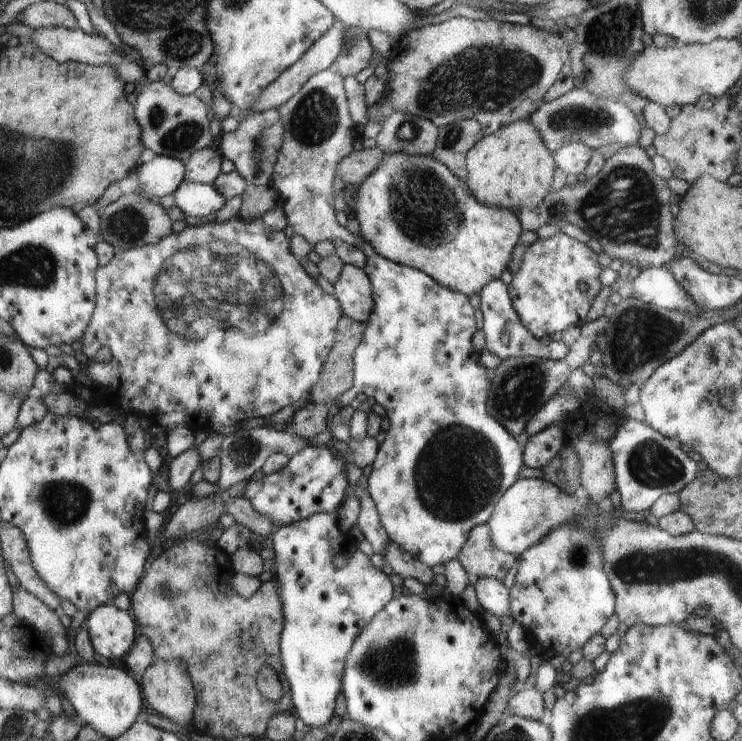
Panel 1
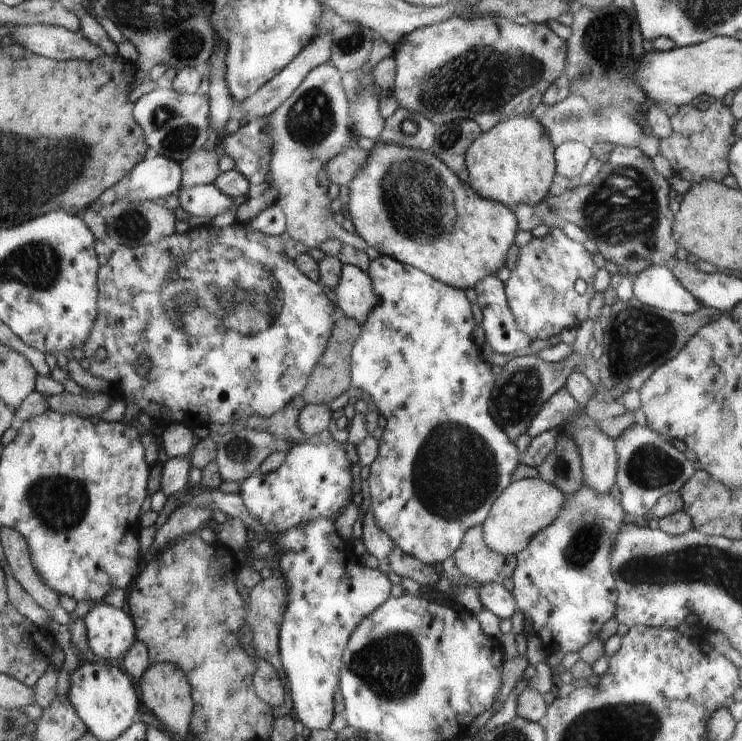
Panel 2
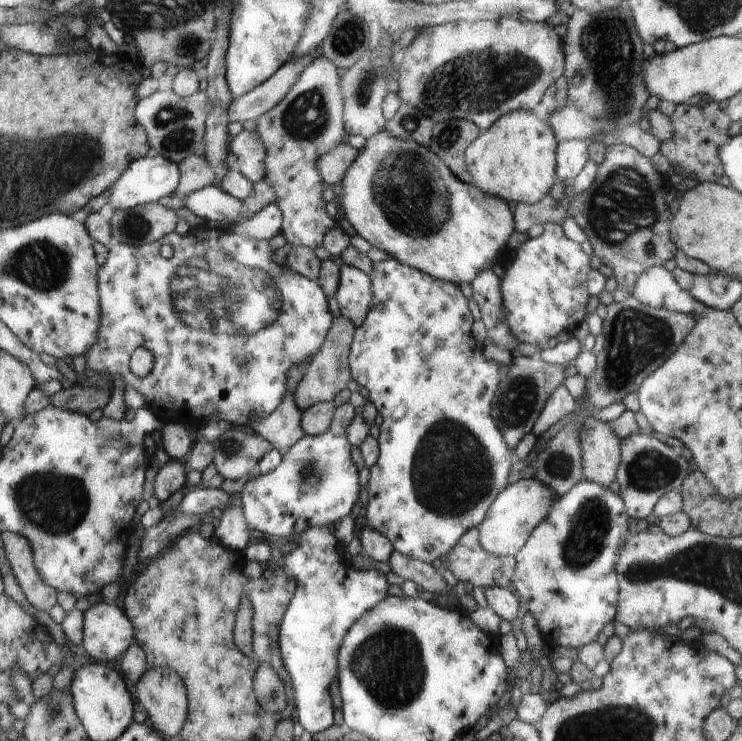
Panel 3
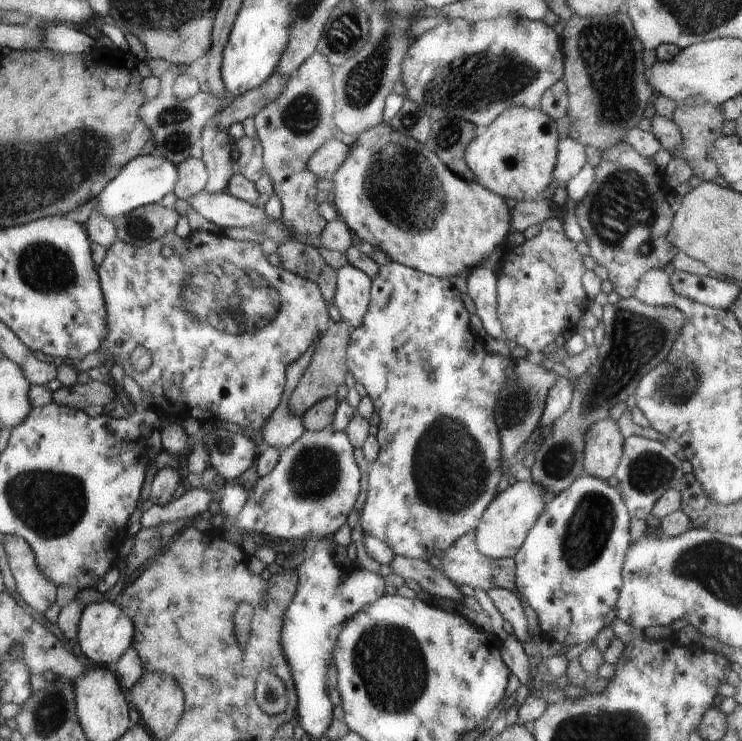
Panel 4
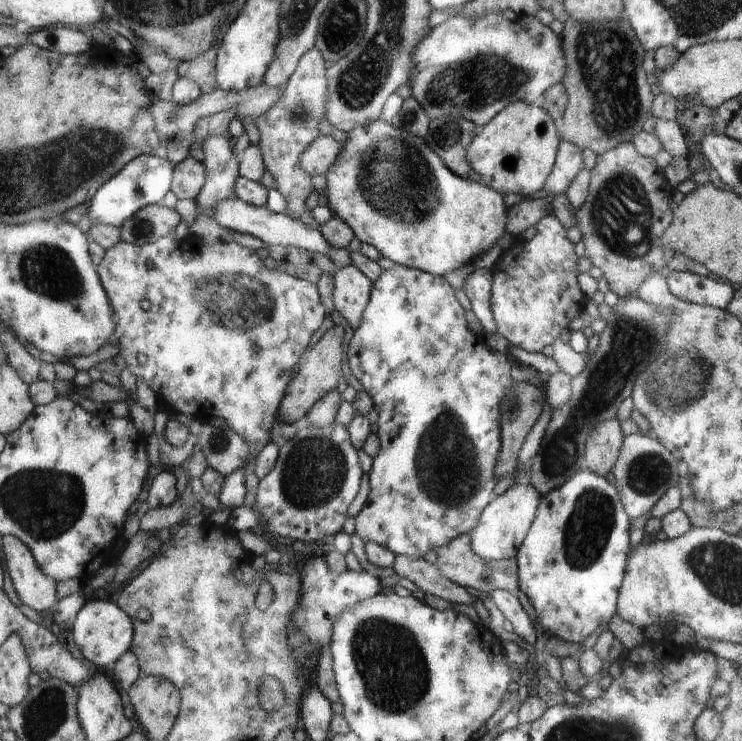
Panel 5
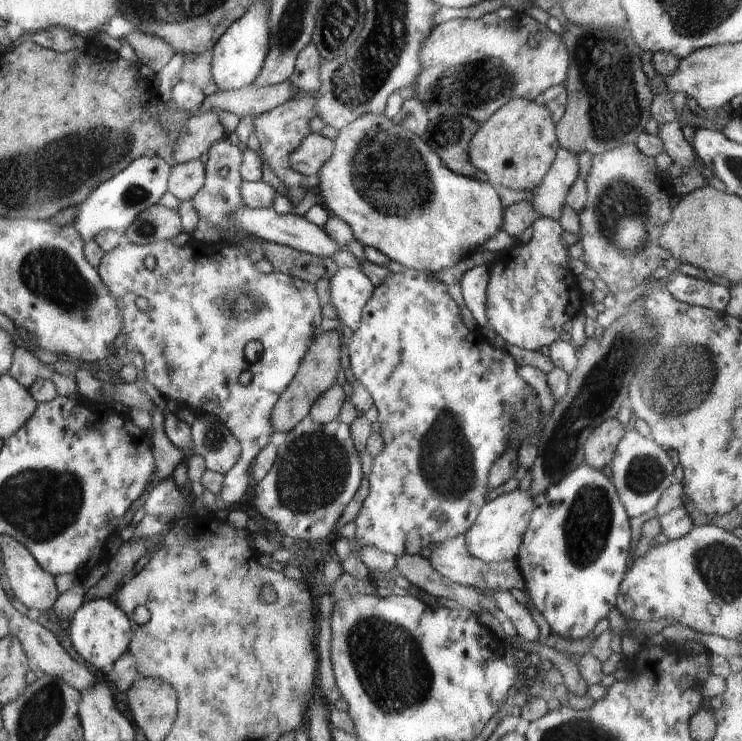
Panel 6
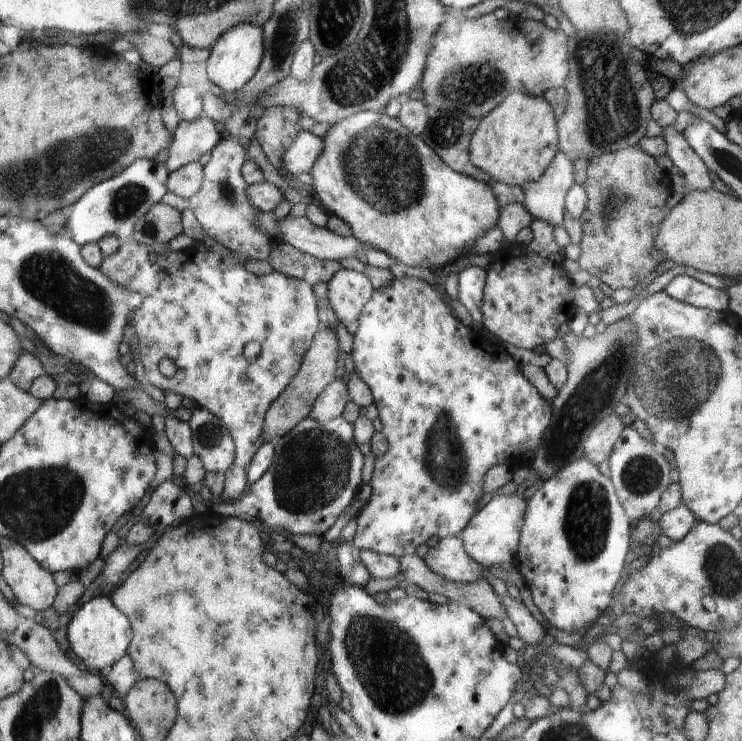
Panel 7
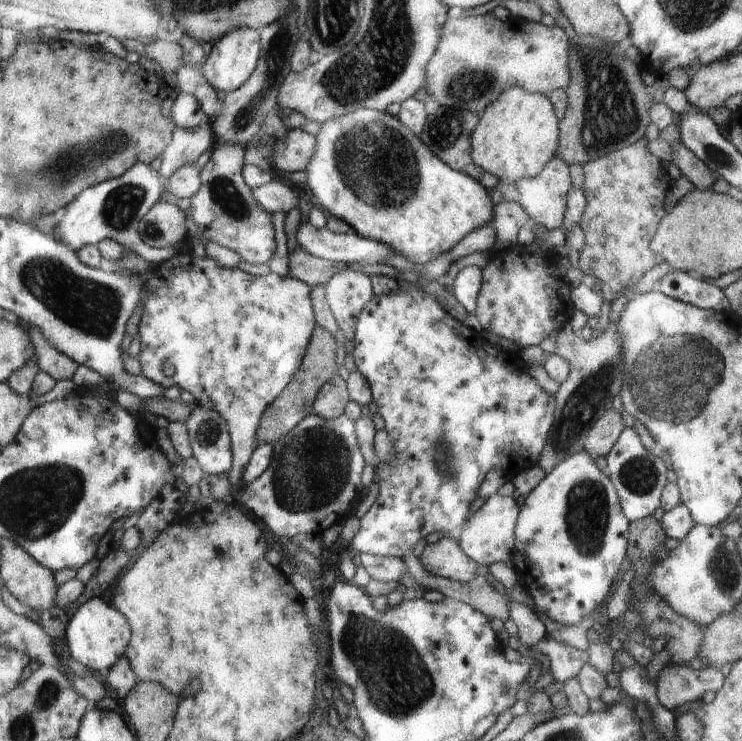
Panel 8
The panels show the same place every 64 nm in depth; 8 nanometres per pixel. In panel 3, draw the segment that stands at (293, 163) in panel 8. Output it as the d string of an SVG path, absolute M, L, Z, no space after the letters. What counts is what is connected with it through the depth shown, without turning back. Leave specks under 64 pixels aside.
M349 143L338 144L328 154L324 154L316 162L316 166L319 167L319 172L326 184L330 187L333 187L334 184L342 184L344 174L348 172L348 168L352 166L358 154L360 154L359 150Z

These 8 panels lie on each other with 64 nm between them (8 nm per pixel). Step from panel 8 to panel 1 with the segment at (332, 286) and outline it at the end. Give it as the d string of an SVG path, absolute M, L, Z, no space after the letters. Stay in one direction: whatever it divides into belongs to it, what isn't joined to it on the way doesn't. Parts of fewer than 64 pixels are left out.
M353 265L344 266L334 284L335 298L344 316L366 323L375 309L374 290L369 276Z

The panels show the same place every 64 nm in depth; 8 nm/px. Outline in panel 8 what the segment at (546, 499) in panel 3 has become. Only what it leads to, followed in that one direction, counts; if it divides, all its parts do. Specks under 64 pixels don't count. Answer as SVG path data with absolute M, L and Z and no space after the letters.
M497 493L492 494L487 499L479 502L479 507L475 514L468 518L468 522L457 532L457 540L468 558L480 565L490 566L497 562L508 562L511 560L512 548L516 542L516 516L518 516L518 506L512 500L513 496L502 496Z

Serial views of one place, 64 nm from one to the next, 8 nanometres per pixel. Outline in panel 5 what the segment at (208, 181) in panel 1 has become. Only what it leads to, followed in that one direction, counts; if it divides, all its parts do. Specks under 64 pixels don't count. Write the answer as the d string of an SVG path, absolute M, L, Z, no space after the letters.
M188 156L176 164L175 177L172 178L172 192L178 199L195 200L206 182L206 164Z

